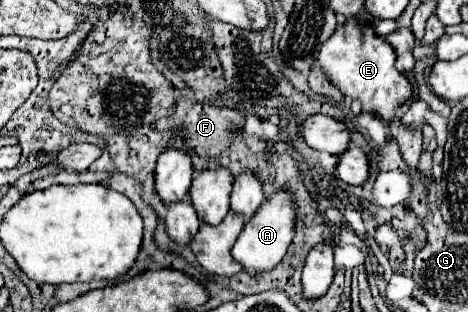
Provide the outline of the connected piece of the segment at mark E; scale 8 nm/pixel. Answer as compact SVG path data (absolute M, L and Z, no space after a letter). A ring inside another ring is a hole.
M348 19L344 23L344 29L336 31L332 39L324 43L316 63L344 97L348 97L350 101L360 101L362 113L374 113L378 119L390 123L394 121L398 107L410 101L416 93L416 87L408 81L408 77L396 71L394 61L396 55L392 47L384 39L376 37L370 25Z

